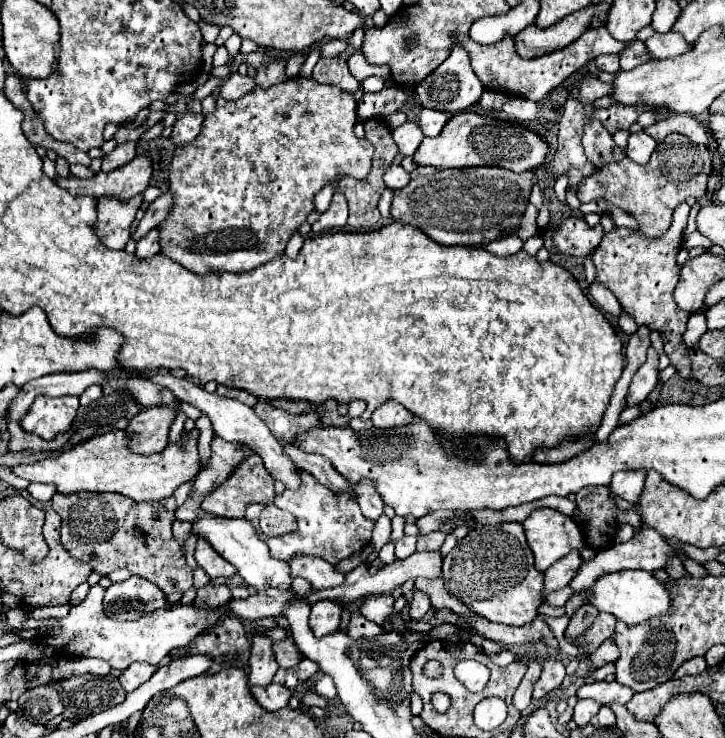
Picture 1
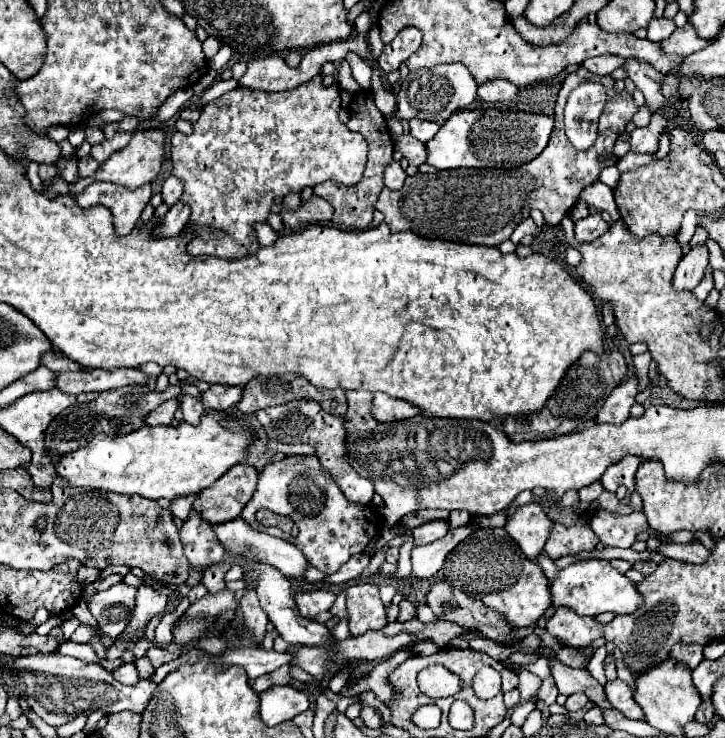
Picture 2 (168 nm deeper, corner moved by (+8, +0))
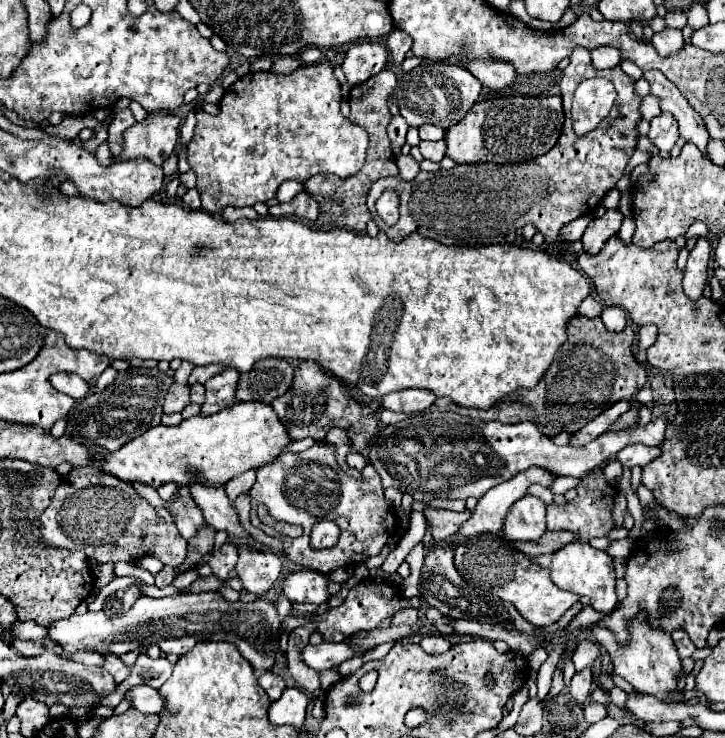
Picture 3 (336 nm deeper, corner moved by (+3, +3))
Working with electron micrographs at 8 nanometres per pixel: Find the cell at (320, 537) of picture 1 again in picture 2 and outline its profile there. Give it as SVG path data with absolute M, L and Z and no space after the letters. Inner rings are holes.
M286 456L280 462L270 462L260 472L256 492L244 506L240 516L252 528L258 528L260 532L284 538L286 542L294 544L300 552L304 552L306 560L326 576L334 574L344 562L350 560L350 556L362 554L380 530L380 516L376 514L372 504L360 506L344 498L342 490L332 480L332 476L320 466L316 456ZM260 508L268 508L274 510L274 514L292 518L300 530L298 536L294 538L278 528L260 526L254 518Z

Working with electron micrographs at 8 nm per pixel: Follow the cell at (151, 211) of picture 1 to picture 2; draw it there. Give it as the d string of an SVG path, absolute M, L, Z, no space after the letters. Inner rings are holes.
M170 176L170 178L164 182L164 186L162 186L162 198L164 198L164 202L166 202L168 206L176 204L176 202L180 200L182 192L184 192L184 184L182 184L176 176Z

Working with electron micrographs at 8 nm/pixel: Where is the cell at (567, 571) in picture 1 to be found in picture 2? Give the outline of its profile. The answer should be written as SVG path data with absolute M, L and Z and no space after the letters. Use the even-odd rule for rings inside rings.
M578 512L576 516L578 516L578 520L572 526L564 526L560 522L552 524L550 536L544 546L544 552L548 552L548 556L552 560L556 560L560 556L578 554L582 550L592 552L596 548L596 544L600 542L598 536L590 528L592 512Z

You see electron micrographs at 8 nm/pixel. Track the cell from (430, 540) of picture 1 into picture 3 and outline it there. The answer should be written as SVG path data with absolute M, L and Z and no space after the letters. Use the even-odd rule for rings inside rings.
M425 509L423 513L431 527L431 535L433 535L435 543L451 537L471 517L471 513L467 509L463 513L455 513L455 511L447 511L447 509Z

